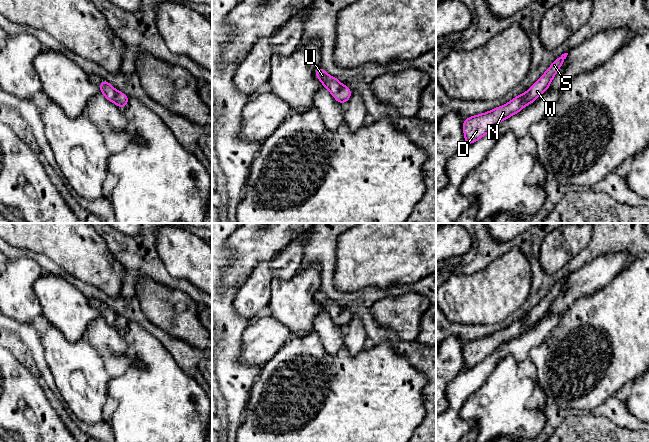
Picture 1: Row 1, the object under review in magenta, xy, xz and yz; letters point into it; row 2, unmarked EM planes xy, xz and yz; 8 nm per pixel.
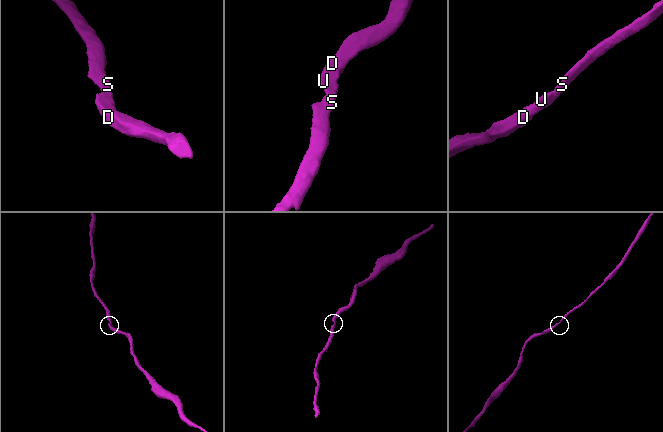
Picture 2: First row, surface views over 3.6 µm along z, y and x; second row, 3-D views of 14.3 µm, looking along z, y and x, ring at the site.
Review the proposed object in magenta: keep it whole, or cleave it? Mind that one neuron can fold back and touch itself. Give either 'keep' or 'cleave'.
keep

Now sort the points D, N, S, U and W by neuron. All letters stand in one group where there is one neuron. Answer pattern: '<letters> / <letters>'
D N S U W

